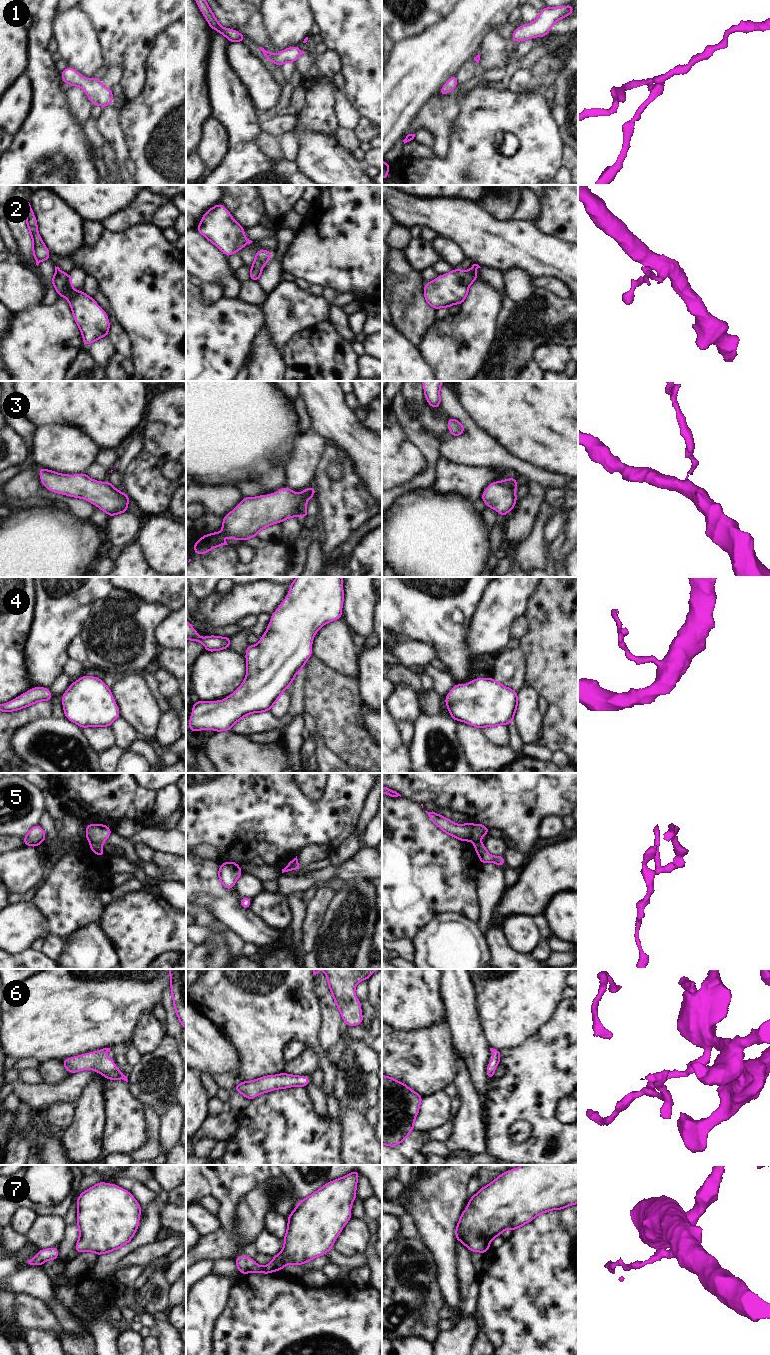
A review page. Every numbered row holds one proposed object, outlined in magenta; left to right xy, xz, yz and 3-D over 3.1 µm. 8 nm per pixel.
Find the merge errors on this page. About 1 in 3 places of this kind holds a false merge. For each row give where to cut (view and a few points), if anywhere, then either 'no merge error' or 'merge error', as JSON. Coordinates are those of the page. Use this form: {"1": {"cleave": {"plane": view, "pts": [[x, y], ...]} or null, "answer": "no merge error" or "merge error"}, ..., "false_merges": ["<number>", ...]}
{"1": {"cleave": null, "answer": "no merge error"}, "2": {"cleave": null, "answer": "no merge error"}, "3": {"cleave": {"plane": "yz", "pts": [[503, 481], [515, 486]]}, "answer": "merge error"}, "4": {"cleave": null, "answer": "no merge error"}, "5": {"cleave": {"plane": "xy", "pts": [[90, 841], [101, 845]]}, "answer": "merge error"}, "6": {"cleave": null, "answer": "no merge error"}, "7": {"cleave": null, "answer": "no merge error"}, "false_merges": ["3", "5"]}

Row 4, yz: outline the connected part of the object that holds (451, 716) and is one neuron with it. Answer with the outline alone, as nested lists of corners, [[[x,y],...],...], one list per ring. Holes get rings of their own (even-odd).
[[[479,677],[465,685],[455,684],[446,695],[445,703],[450,718],[482,729],[512,723],[518,706],[518,693],[493,678]]]

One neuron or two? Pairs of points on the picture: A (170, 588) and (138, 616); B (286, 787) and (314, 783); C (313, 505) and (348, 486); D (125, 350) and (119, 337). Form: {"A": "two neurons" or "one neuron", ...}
{"A": "two neurons", "B": "two neurons", "C": "two neurons", "D": "one neuron"}

